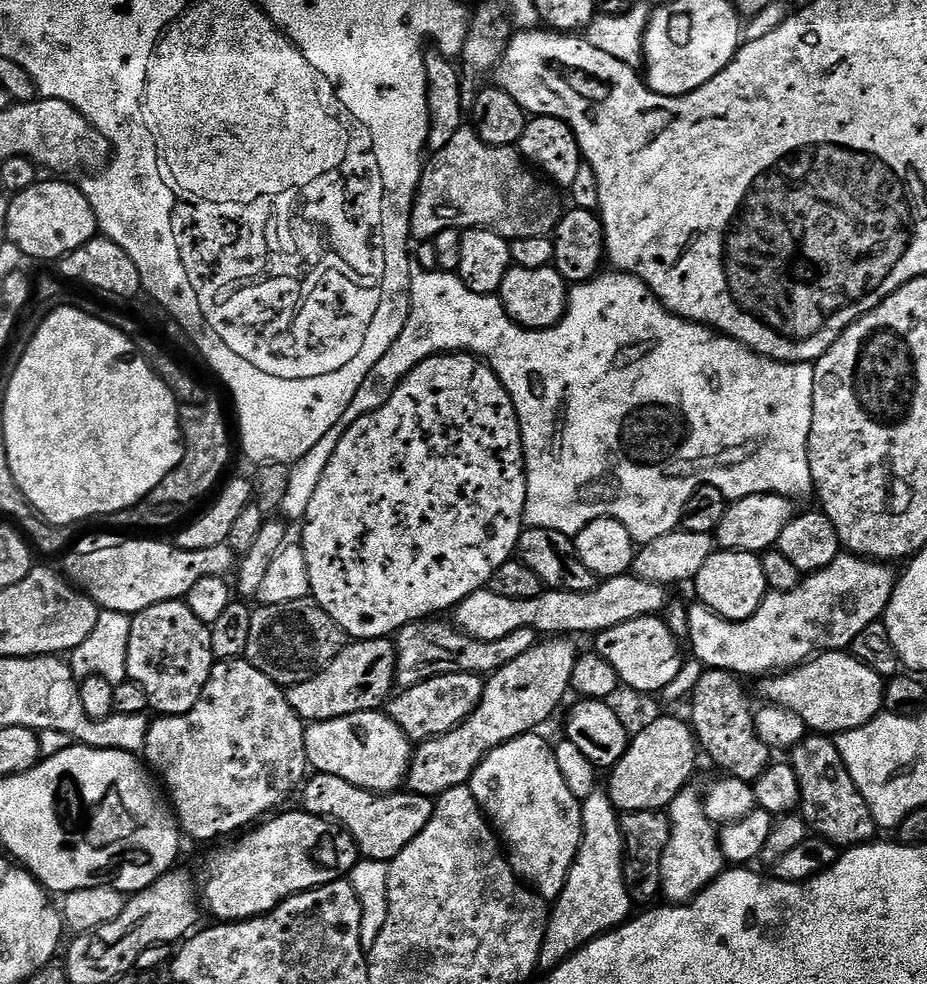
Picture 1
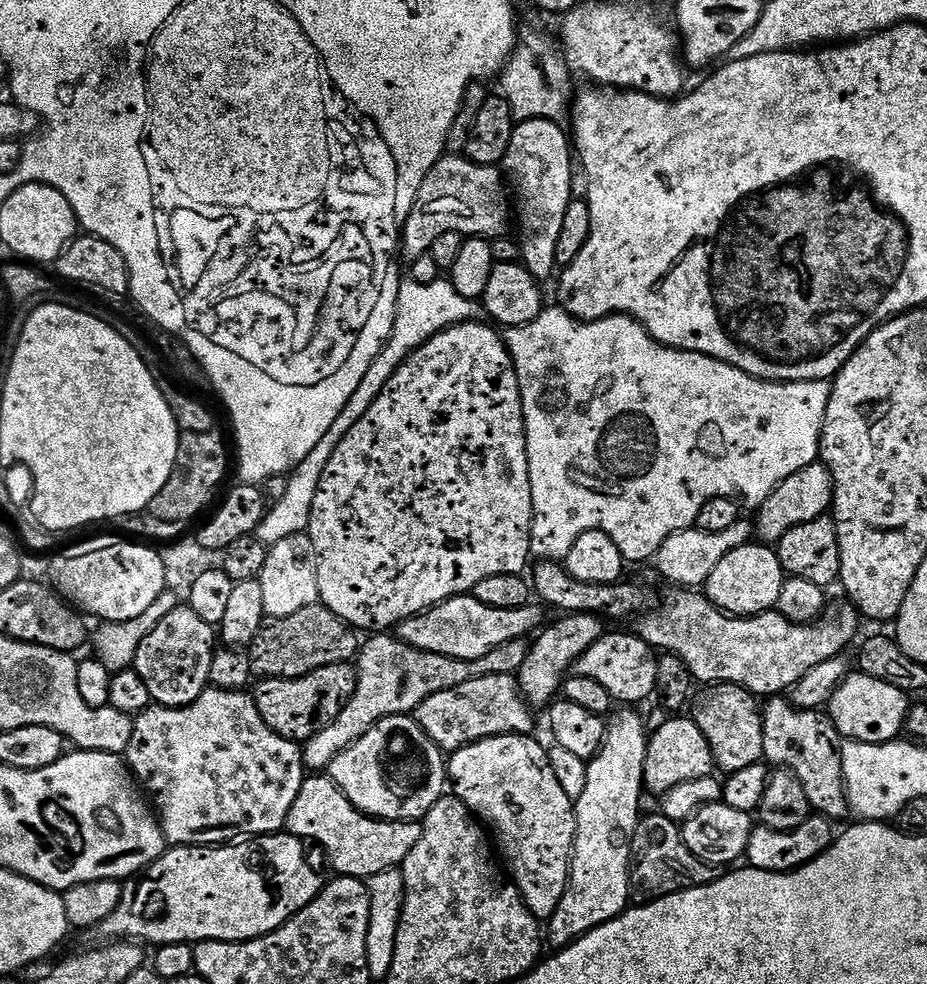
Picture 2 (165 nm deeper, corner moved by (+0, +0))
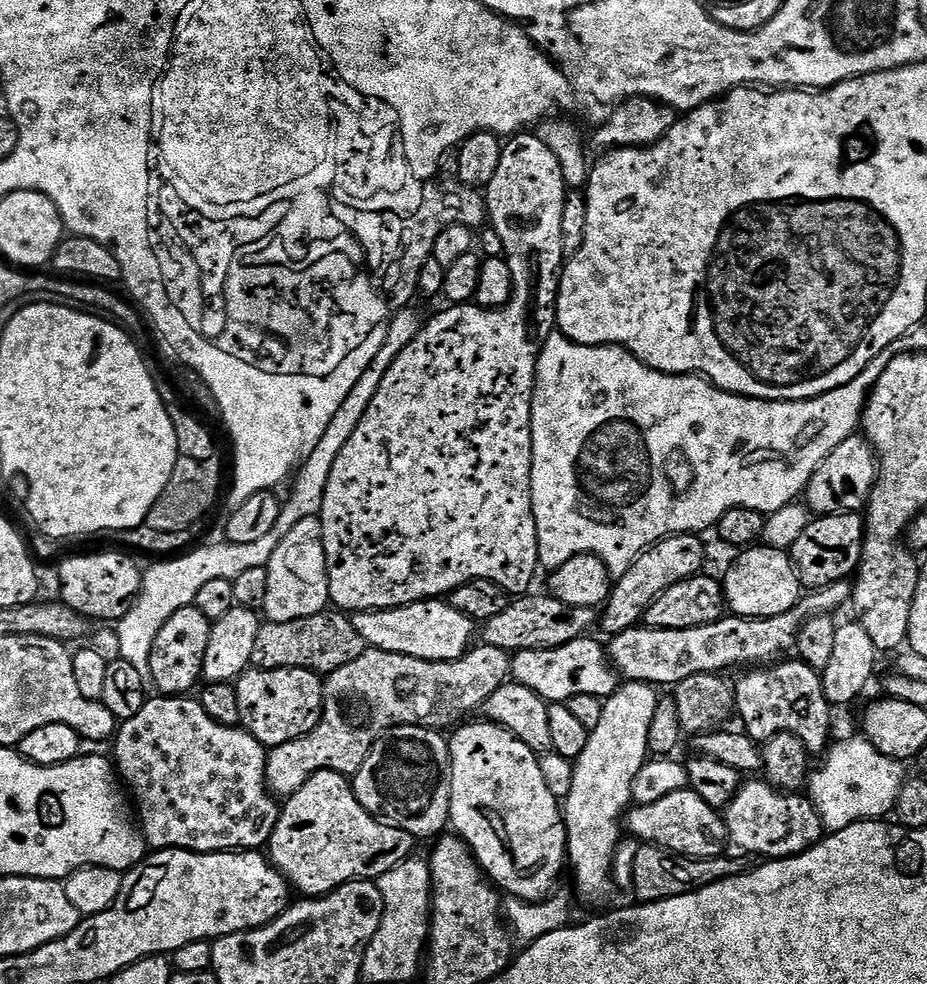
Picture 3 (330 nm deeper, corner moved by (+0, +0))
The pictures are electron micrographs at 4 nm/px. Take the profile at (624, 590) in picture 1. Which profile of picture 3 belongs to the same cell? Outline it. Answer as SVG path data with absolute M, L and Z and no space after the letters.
M440 598L419 600L401 608L357 612L351 617L351 622L358 634L362 634L368 648L381 648L384 652L413 656L419 660L458 660L473 643L474 621Z

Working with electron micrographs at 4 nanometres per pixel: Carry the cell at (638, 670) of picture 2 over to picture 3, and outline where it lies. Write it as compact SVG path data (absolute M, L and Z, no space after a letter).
M588 639L566 642L557 648L536 648L515 653L512 656L511 679L556 706L563 705L578 694L601 698L613 696L622 683L621 677L610 667L605 645Z

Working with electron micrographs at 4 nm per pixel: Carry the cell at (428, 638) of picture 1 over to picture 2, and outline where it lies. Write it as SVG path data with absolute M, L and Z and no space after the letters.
M372 634L367 639L363 641L354 664L356 689L346 702L342 714L338 714L338 718L334 718L330 726L303 741L305 769L327 769L329 762L339 752L361 740L382 718L415 713L416 707L426 702L430 694L438 694L438 690L450 690L476 676L519 673L522 662L526 662L530 647L527 639L511 640L480 660L455 660L442 654L411 648L409 644L403 644L392 634Z

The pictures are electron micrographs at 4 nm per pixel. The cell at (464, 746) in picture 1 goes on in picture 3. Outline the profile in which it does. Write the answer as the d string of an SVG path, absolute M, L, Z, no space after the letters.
M681 534L668 536L652 544L645 552L636 557L636 562L613 583L612 590L602 608L605 637L611 638L628 628L637 627L643 621L646 610L670 586L697 575L704 564L704 544L699 535Z

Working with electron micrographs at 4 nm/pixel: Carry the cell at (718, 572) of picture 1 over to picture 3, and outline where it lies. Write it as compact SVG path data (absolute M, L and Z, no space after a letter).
M752 546L741 551L732 569L722 576L727 607L737 616L777 616L786 614L802 599L800 576L792 557L782 549Z

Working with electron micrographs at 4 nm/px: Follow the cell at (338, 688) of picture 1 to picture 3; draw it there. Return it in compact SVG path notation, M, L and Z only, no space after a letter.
M252 666L238 677L234 687L240 724L259 744L269 749L313 732L324 712L324 680L305 668L259 669Z

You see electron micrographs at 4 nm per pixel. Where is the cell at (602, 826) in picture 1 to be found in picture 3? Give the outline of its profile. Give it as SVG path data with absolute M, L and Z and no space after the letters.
M643 682L621 683L616 693L603 701L602 718L598 726L591 728L586 748L574 760L574 786L570 786L570 794L562 800L562 815L568 835L566 860L570 865L570 872L572 868L573 878L576 879L576 892L588 904L596 904L599 900L606 899L612 888L612 859L615 858L616 847L620 844L622 821L633 803L632 783L650 756L647 738L657 699L658 692L653 685Z

